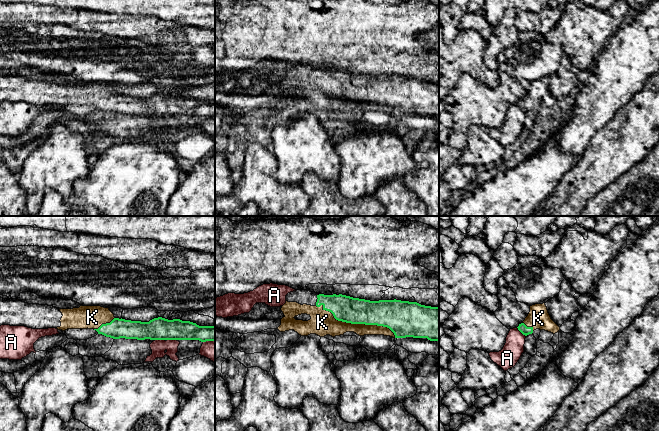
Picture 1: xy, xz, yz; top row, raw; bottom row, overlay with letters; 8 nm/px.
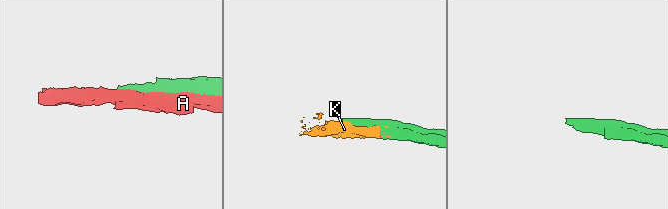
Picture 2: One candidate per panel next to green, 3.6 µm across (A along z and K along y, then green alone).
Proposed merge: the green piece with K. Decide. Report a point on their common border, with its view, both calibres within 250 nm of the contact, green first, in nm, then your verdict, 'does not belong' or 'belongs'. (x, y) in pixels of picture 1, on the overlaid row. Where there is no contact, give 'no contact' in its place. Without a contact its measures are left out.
xz (355, 323) | 220/190 nm | belongs

